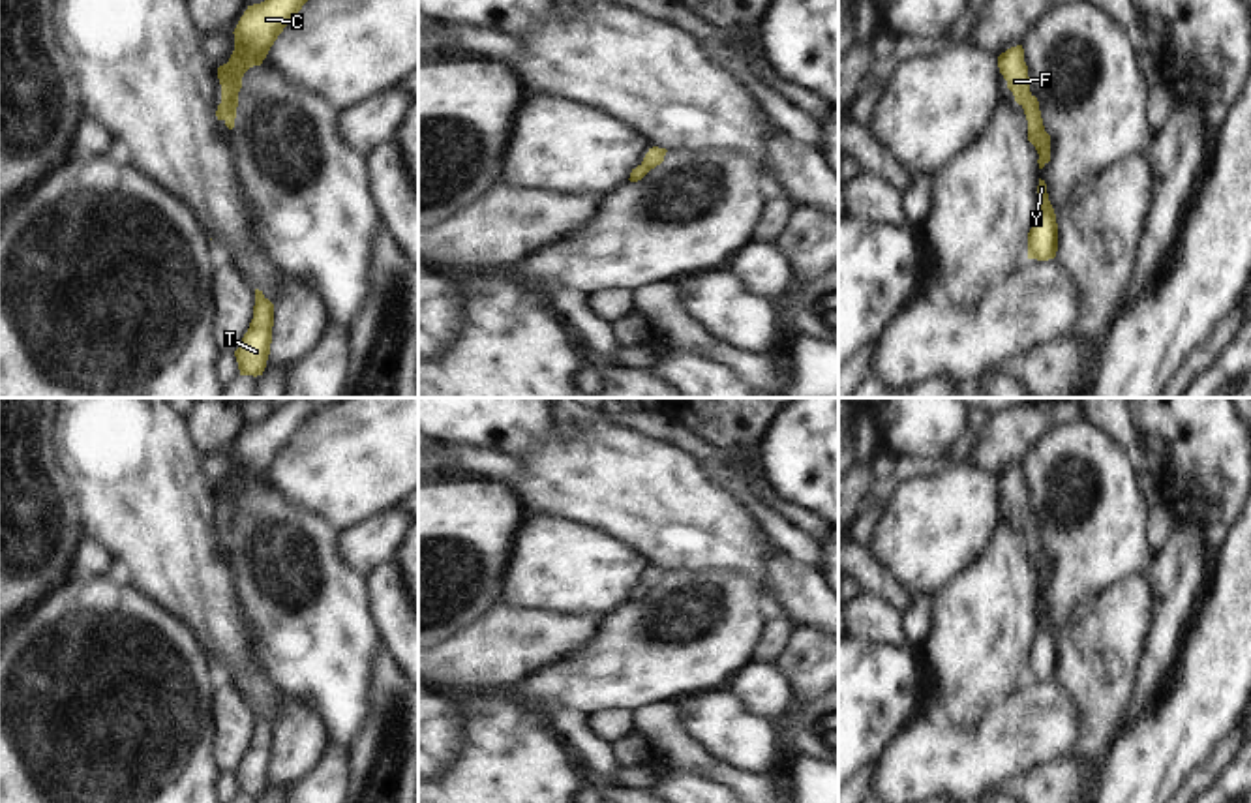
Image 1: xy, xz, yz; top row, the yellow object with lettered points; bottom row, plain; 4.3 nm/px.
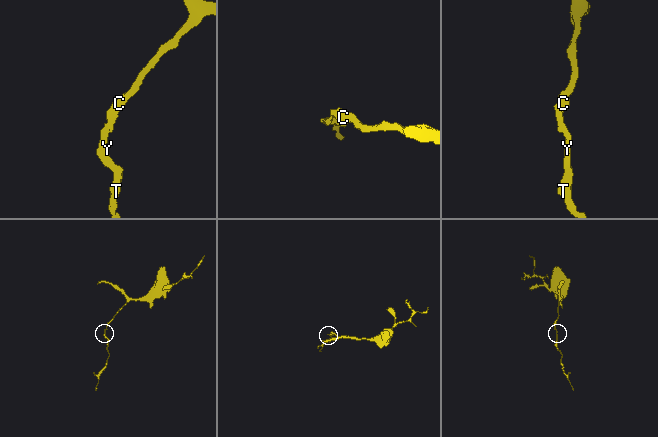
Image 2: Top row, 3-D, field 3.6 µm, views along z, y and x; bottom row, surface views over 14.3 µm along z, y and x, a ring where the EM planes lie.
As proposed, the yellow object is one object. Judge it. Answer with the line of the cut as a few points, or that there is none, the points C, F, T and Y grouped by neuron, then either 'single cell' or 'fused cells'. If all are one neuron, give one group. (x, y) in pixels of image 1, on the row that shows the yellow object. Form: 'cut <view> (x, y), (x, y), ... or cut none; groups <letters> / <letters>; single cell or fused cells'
cut none; groups C F T Y; single cell

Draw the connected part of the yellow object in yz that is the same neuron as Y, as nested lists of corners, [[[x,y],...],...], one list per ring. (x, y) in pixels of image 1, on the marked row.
[[[1039,178],[1037,208],[1028,233],[1028,259],[1048,261],[1058,251],[1058,223],[1048,201],[1047,184]]]

